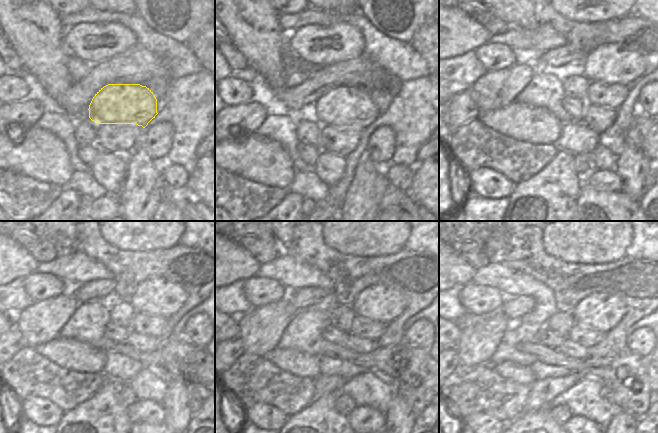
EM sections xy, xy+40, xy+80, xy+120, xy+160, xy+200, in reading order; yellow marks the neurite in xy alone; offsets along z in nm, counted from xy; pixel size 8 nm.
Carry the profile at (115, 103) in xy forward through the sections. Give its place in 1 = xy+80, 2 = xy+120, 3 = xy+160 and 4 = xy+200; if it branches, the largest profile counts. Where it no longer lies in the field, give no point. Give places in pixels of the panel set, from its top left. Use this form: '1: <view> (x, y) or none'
1: xy+80 (574, 88)
2: xy+120 (152, 305)
3: xy+160 (384, 310)
4: xy+200 (597, 312)

